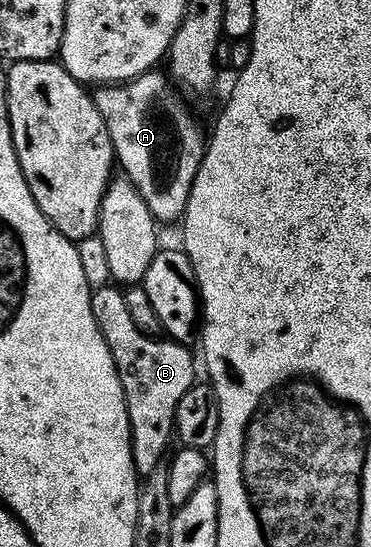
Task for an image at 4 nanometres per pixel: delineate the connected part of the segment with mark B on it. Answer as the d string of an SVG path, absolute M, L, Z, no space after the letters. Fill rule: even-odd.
M120 287L92 289L91 314L95 314L95 322L107 342L107 350L111 350L111 358L123 386L133 461L138 473L149 473L166 459L170 451L169 436L171 440L175 406L179 406L179 398L183 398L183 394L187 394L187 390L195 382L193 356L186 345L161 336L148 336L143 330L139 330L127 310L125 293Z

